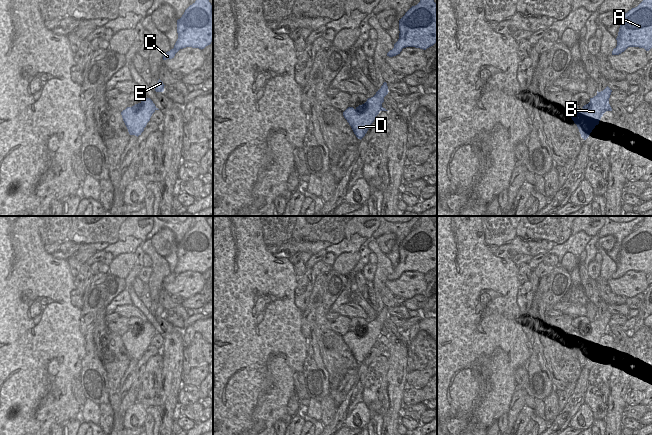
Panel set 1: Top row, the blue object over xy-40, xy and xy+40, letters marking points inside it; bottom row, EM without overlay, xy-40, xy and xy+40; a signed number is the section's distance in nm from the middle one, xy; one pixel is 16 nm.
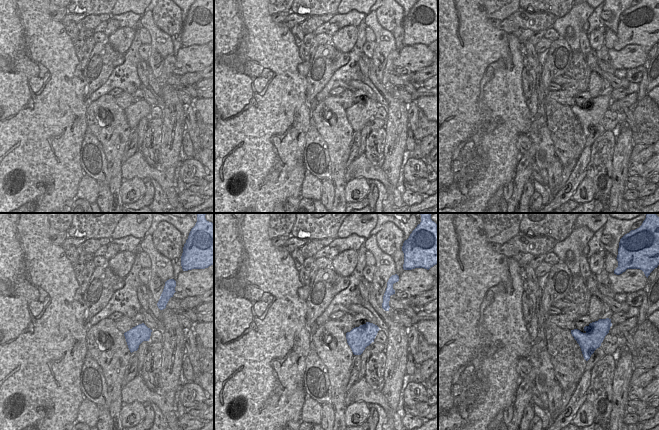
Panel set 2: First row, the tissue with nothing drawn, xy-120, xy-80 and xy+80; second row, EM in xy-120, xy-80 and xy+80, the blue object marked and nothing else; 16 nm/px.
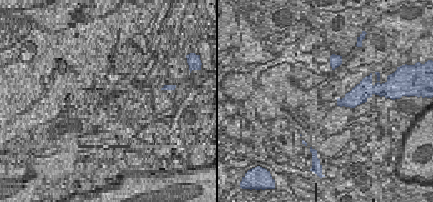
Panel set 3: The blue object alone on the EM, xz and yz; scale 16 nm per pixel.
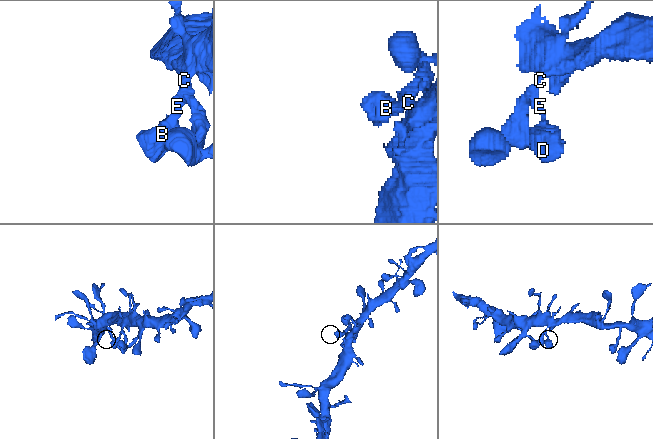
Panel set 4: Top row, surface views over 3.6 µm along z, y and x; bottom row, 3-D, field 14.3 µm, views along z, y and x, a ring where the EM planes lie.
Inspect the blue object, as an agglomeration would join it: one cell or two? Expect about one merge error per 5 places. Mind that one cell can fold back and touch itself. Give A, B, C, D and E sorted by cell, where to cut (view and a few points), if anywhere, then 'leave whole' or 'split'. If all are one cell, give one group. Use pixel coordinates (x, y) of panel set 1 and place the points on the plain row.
A B C D E; no cut; leave whole

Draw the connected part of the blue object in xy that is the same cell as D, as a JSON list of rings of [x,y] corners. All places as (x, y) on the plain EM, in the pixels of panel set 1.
[[[384,306],[376,318],[367,325],[356,331],[348,331],[343,340],[351,350],[358,363],[362,363],[367,357],[370,349],[374,346],[380,335],[388,335],[382,331],[384,321],[388,318],[387,307]]]

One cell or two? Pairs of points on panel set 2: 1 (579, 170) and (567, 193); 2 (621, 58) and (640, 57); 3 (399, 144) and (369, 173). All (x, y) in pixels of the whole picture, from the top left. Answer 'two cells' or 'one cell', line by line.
1: one cell
2: one cell
3: two cells

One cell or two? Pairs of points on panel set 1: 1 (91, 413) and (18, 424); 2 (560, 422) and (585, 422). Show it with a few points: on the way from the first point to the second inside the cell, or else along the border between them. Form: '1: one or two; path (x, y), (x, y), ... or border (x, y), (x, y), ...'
1: two; border (81, 407), (77, 418)
2: two; border (584, 403), (568, 424)

